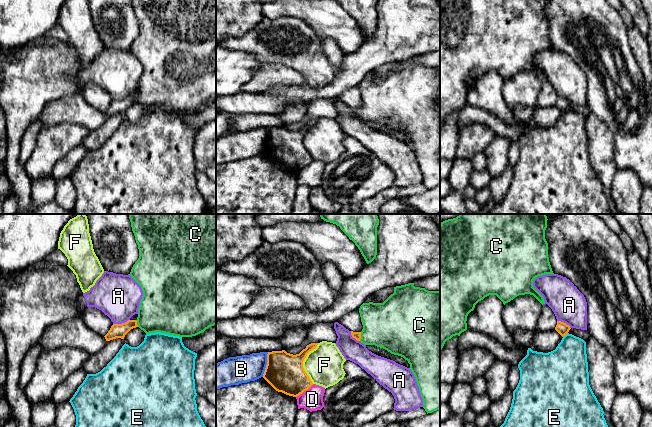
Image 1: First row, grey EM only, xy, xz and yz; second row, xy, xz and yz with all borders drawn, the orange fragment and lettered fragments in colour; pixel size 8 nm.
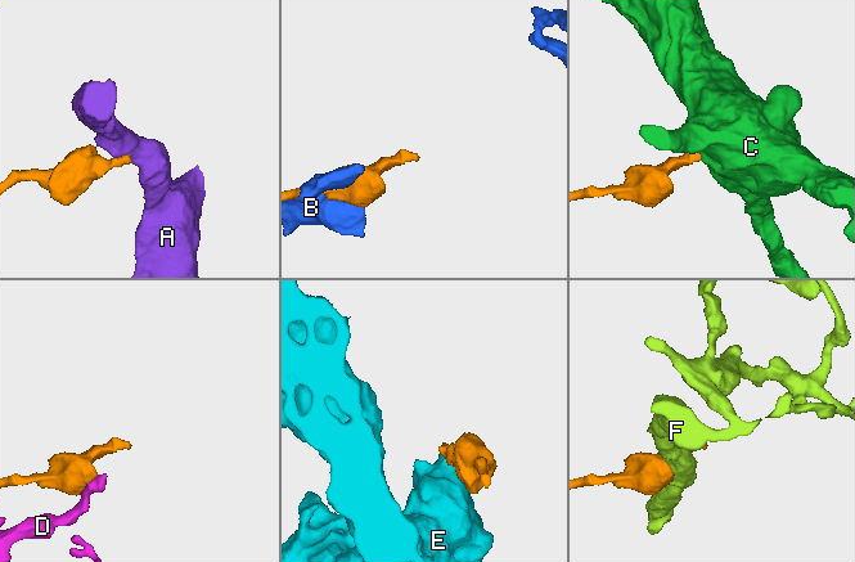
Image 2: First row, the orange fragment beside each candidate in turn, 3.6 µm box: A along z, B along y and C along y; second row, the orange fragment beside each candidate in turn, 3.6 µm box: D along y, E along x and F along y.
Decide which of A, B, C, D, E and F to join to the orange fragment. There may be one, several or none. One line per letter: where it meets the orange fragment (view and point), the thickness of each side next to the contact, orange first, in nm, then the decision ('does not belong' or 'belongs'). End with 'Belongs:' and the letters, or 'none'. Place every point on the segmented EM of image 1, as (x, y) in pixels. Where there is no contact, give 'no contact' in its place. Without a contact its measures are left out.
A: xy (122, 323) | 110/360 nm | does not belong
B: xz (267, 364) | 300/220 nm | does not belong
C: xz (360, 336) | 60/380 nm | belongs
D: xz (304, 390) | 300/180 nm | does not belong
E: yz (565, 334) | 100/320 nm | does not belong
F: xz (302, 363) | 300/300 nm | does not belong
Belongs: C

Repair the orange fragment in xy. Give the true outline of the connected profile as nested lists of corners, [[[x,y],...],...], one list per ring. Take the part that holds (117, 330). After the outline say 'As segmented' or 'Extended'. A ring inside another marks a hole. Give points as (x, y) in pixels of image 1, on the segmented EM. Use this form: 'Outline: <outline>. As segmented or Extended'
Outline: [[[129,214],[129,219],[139,249],[139,258],[129,275],[141,286],[143,296],[140,300],[137,319],[128,320],[122,324],[113,324],[104,336],[106,341],[116,338],[124,339],[125,335],[136,327],[146,334],[160,332],[179,337],[192,337],[216,325],[216,214]]]. Extended

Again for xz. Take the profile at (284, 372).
Outline: [[[311,343],[296,355],[285,350],[268,352],[263,378],[276,391],[293,397],[299,396],[313,385],[303,368],[303,361],[317,345]]]. As segmented

